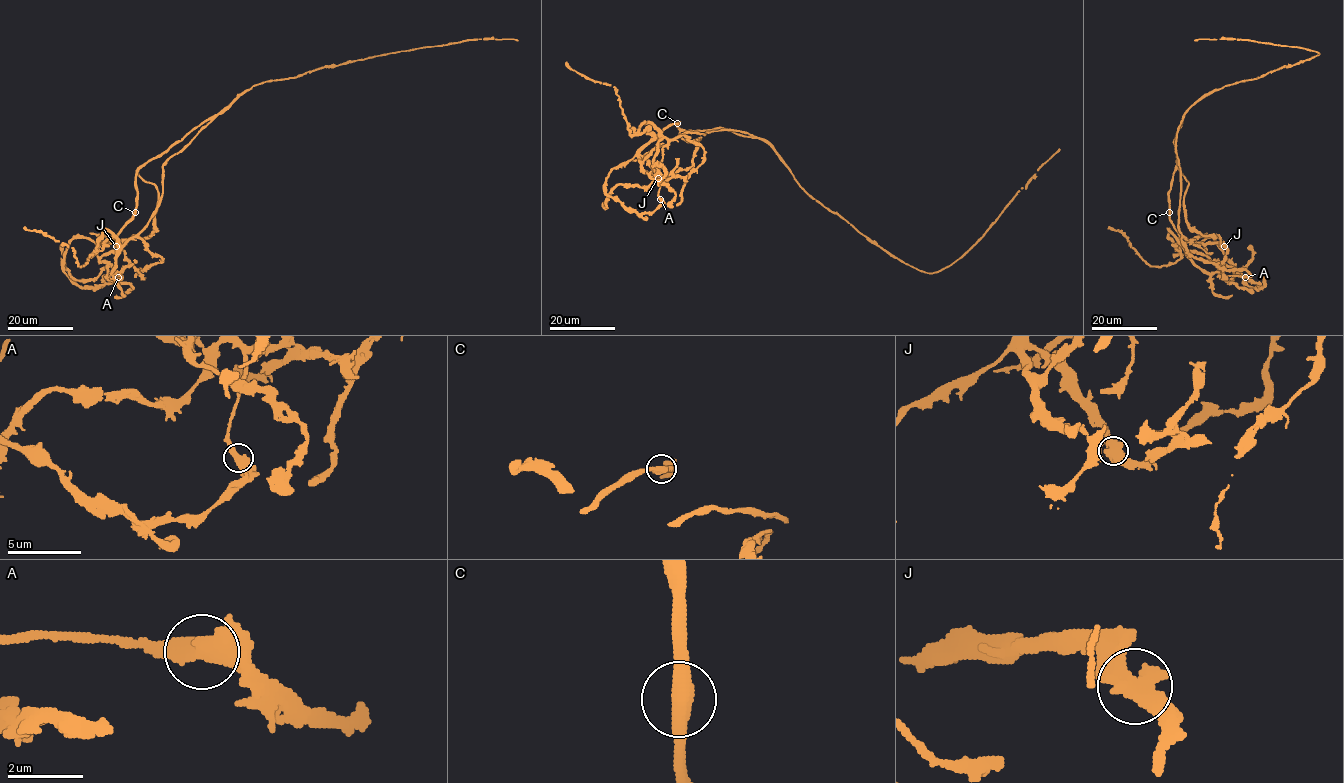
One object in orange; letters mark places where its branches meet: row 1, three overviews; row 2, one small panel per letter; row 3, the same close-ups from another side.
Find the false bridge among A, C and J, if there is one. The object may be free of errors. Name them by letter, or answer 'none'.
J

